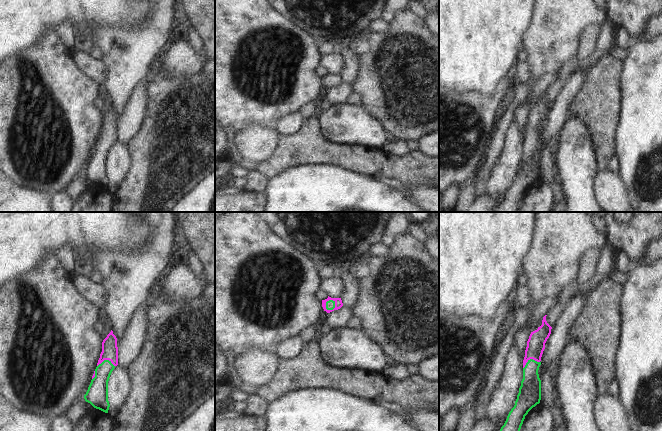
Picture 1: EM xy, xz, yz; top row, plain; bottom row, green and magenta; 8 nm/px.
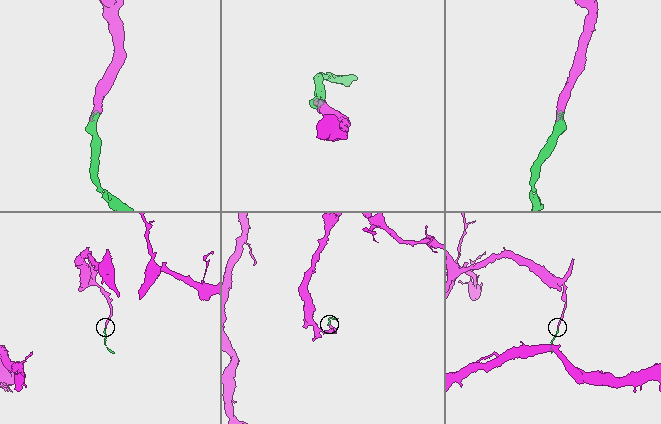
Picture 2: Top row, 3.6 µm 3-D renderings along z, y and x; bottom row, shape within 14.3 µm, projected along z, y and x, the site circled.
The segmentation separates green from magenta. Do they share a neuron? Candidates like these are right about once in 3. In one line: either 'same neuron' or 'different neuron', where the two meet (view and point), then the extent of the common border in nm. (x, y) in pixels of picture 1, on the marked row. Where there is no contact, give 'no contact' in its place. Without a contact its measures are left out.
same neuron; meets green in xz at (334, 307); contact 110 nm long

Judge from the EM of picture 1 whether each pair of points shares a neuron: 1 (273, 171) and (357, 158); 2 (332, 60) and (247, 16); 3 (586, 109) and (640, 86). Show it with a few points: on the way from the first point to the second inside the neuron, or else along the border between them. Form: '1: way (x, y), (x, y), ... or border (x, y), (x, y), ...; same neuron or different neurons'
1: way (294, 154), (336, 154); same neuron
2: border (323, 56), (321, 65); different neurons
3: border (622, 71), (622, 103), (621, 115), (619, 117); different neurons

